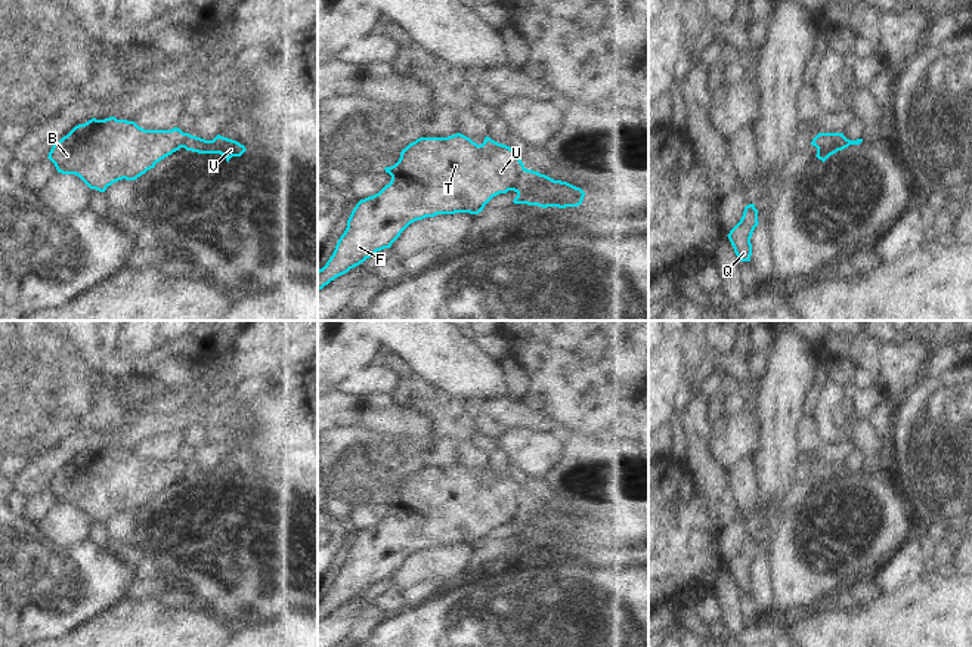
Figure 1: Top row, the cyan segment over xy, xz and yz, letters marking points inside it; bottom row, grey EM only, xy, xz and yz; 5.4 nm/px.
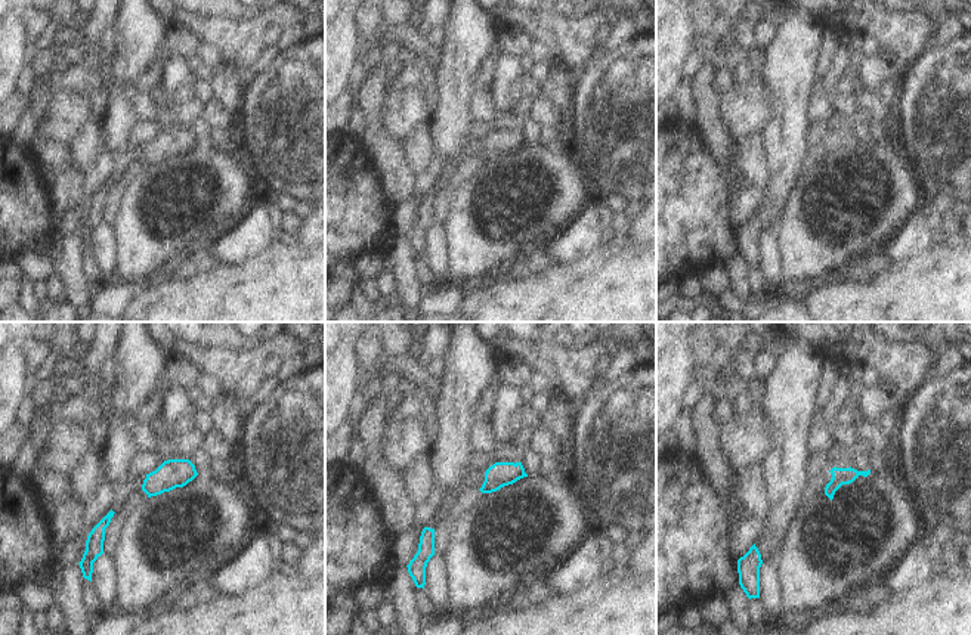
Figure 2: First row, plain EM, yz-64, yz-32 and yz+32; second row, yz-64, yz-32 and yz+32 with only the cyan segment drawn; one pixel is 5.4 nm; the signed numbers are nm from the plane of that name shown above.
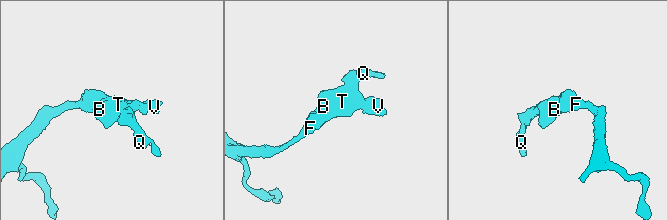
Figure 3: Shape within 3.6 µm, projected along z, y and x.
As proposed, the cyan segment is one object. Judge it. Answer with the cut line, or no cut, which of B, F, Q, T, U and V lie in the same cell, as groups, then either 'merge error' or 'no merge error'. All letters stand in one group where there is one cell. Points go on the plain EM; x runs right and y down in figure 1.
cut yz (844, 467), (839, 473), (827, 474), (817, 488); groups B F Q T U / V; merge error

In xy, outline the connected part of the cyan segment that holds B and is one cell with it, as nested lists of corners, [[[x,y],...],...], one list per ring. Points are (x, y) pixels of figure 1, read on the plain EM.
[[[115,448],[92,449],[56,473],[47,489],[58,504],[75,505],[90,520],[105,523],[118,511],[136,511],[183,479],[191,467],[177,458],[145,461]]]

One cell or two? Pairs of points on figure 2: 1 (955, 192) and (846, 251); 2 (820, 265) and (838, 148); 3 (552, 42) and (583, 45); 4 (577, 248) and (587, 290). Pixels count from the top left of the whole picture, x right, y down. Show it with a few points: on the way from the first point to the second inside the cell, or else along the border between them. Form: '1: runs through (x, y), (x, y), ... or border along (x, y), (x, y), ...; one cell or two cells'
1: border along (911, 173), (917, 182), (920, 207); two cells
2: runs through (812, 235), (800, 197), (816, 174); one cell
3: runs through (559, 45), (575, 45); one cell
4: border along (602, 241), (587, 256), (574, 262), (557, 263); two cells

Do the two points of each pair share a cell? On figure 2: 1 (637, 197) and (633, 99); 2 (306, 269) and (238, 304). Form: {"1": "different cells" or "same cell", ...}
{"1": "same cell", "2": "same cell"}

